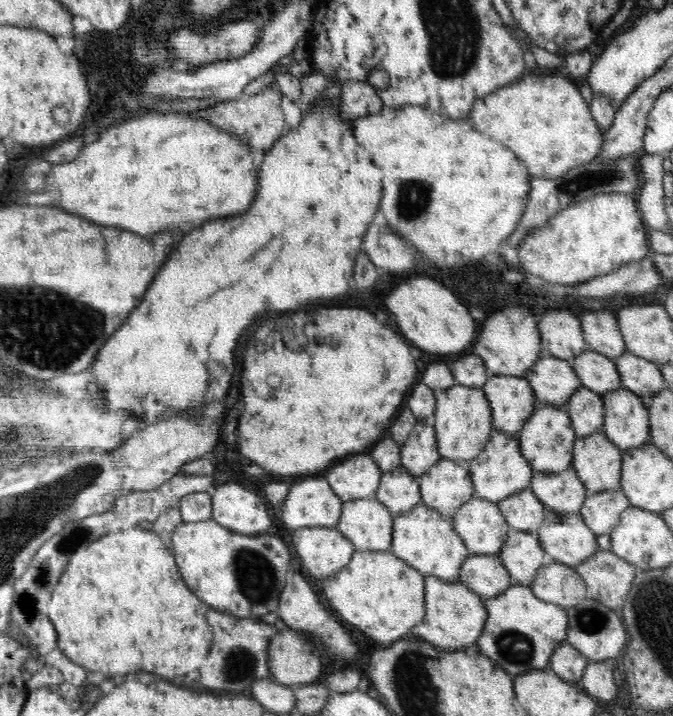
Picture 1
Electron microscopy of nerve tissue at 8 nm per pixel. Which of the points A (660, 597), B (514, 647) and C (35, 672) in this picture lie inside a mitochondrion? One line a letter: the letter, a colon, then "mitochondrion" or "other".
A: mitochondrion
B: mitochondrion
C: other

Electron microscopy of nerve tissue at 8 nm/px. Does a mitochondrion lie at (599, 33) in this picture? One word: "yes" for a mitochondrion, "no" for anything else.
no

